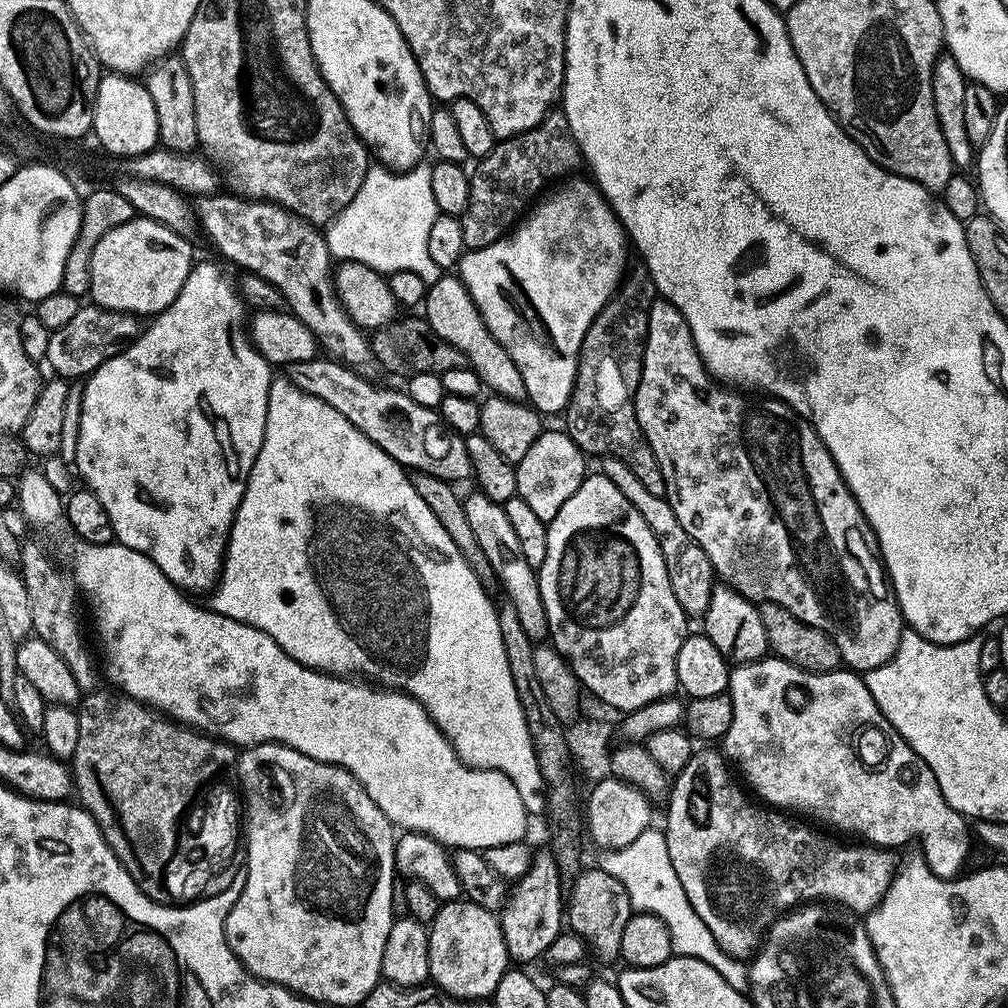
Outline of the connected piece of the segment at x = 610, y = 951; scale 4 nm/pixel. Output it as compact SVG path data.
M600 868L581 871L570 888L570 899L566 904L566 920L571 931L581 936L588 951L604 964L617 963L622 950L622 937L630 918L634 914L632 899L622 886L619 875L603 872Z

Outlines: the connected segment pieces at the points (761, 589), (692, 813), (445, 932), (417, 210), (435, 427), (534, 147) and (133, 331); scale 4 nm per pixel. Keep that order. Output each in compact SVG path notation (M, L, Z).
M663 298L656 299L650 310L646 358L642 370L642 382L636 395L636 413L648 445L654 450L654 458L658 458L658 466L662 466L662 478L666 478L668 505L672 507L674 514L678 514L678 522L682 522L686 534L690 534L690 538L694 538L694 542L698 542L698 546L706 550L717 577L727 587L741 592L746 599L757 606L762 604L782 606L790 610L794 618L806 622L806 626L822 630L831 638L834 646L838 646L841 661L857 674L873 672L875 668L886 666L896 657L906 631L904 611L896 603L896 597L890 587L890 580L877 548L876 535L873 534L868 519L864 517L864 511L858 506L850 486L842 478L830 450L826 450L822 438L813 430L810 421L802 419L790 405L764 394L741 394L739 391L729 390L717 380L708 371L704 359L700 357L700 351L694 342L694 334L686 318L671 302Z
M697 751L686 770L675 777L666 800L666 835L670 862L674 862L674 874L678 874L678 882L682 882L686 898L690 898L690 906L694 906L698 918L710 926L714 942L718 942L725 954L737 962L747 961L761 947L765 929L777 918L791 913L801 903L800 892L804 896L816 896L812 898L832 895L837 905L853 914L870 914L879 907L894 877L892 860L888 857L891 855L887 851L871 846L843 848L840 844L832 844L831 838L815 832L820 830L811 823L789 818L783 811L761 806L739 783L736 785L732 781L728 771L730 765L723 751Z
M448 902L441 907L437 920L430 925L428 934L430 946L431 979L435 987L459 1000L487 1000L495 997L502 978L510 971L508 943L502 934L497 913L488 912L482 906L469 902Z
M417 166L409 172L369 167L358 198L327 229L328 249L337 261L366 263L375 272L385 274L410 270L410 274L418 274L429 286L440 280L440 267L430 258L430 230L441 210L434 200L432 168L424 167Z
M332 358L324 359L291 365L287 369L287 379L307 396L334 406L342 418L349 420L358 431L366 434L366 438L370 438L370 442L374 442L374 446L381 448L394 463L409 473L421 472L442 478L442 482L453 486L460 486L463 480L473 479L468 441L444 421L441 412L420 406L407 391L387 392L384 388L375 388L349 365Z
M553 110L541 124L534 126L534 130L499 141L490 155L475 167L470 172L469 204L460 216L462 235L470 252L494 246L494 242L505 239L551 180L563 181L579 173L576 171L582 168L582 157L570 122L563 111Z
M95 306L81 307L80 313L76 315L63 330L53 332L50 338L50 350L48 351L47 367L53 368L55 375L61 380L75 382L75 380L83 381L98 371L103 364L110 362L114 358L118 358L123 354L135 340L139 340L142 335L142 324L137 317L126 314L125 312L115 312L114 310L106 310Z

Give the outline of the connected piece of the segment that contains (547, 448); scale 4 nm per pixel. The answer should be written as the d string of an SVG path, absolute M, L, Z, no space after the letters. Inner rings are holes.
M545 430L540 433L538 442L534 442L530 454L526 454L526 458L522 458L522 462L516 465L516 495L522 498L522 502L526 502L526 506L530 506L530 510L534 510L534 514L538 514L538 518L542 518L544 524L550 525L554 518L558 518L558 514L562 514L562 506L566 506L566 502L578 494L582 482L588 479L588 464L589 457L568 437L567 431Z

